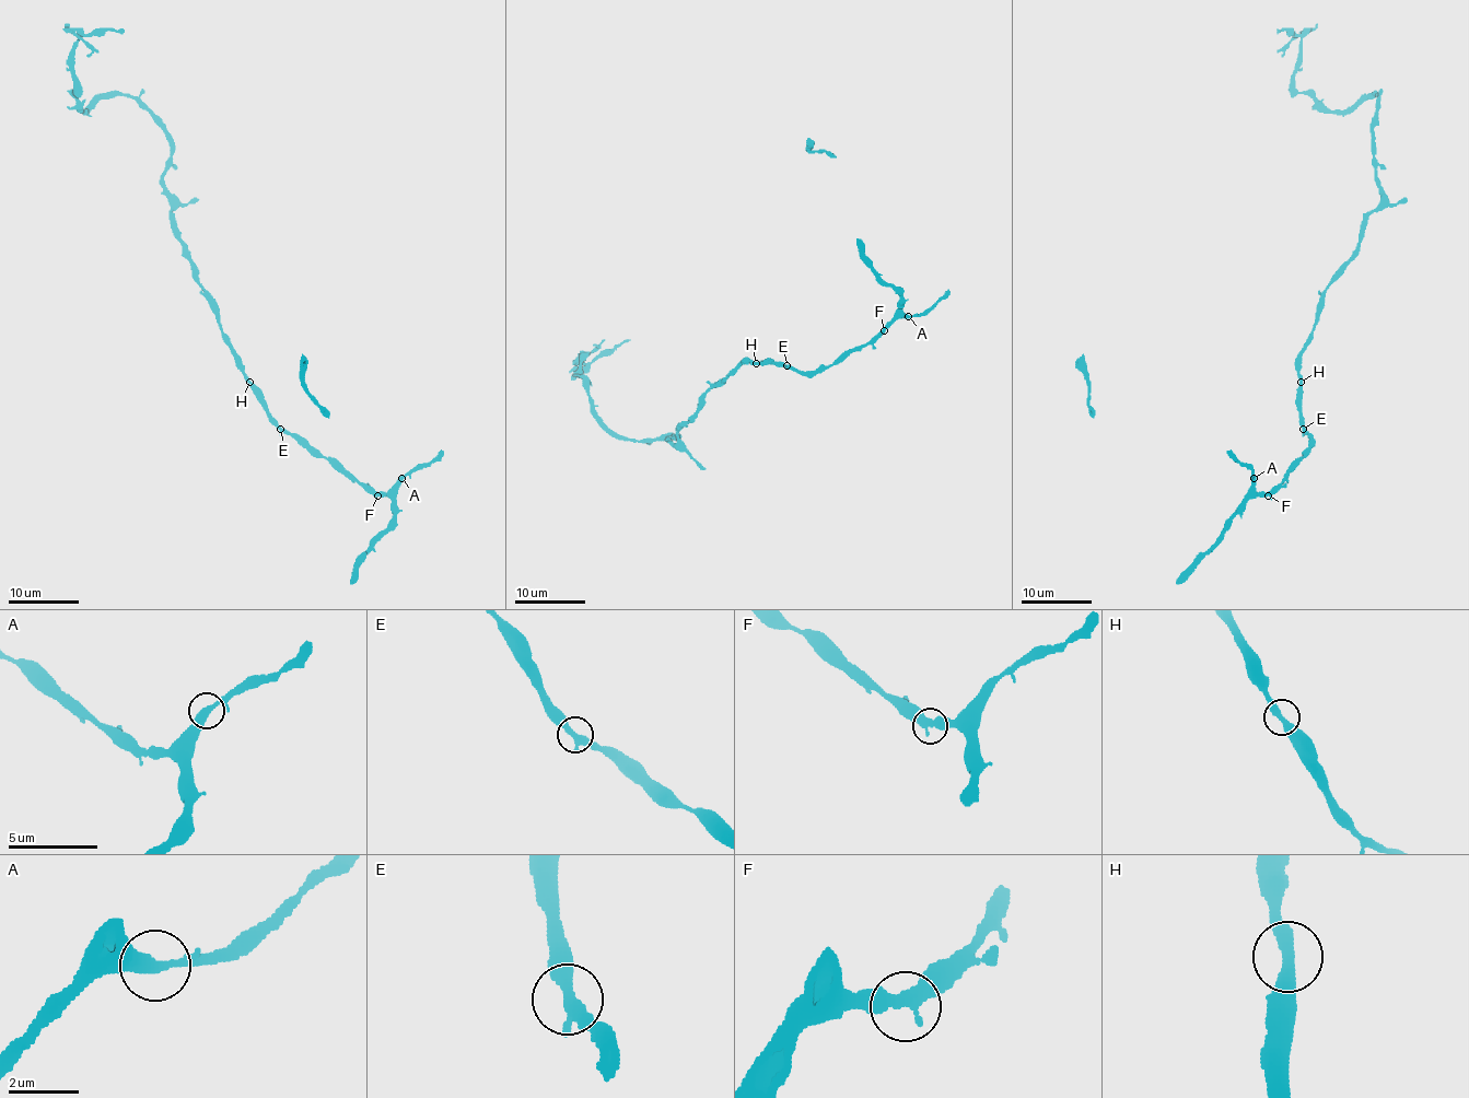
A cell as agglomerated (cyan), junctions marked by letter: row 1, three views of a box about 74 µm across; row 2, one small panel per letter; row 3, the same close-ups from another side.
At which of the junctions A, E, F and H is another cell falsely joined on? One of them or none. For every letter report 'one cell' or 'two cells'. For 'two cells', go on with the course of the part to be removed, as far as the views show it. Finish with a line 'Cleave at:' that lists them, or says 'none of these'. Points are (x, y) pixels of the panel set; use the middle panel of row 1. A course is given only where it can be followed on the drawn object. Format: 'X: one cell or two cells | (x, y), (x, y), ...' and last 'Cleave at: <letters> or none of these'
A: one cell
E: one cell
F: one cell
H: one cell
Cleave at: none of these

